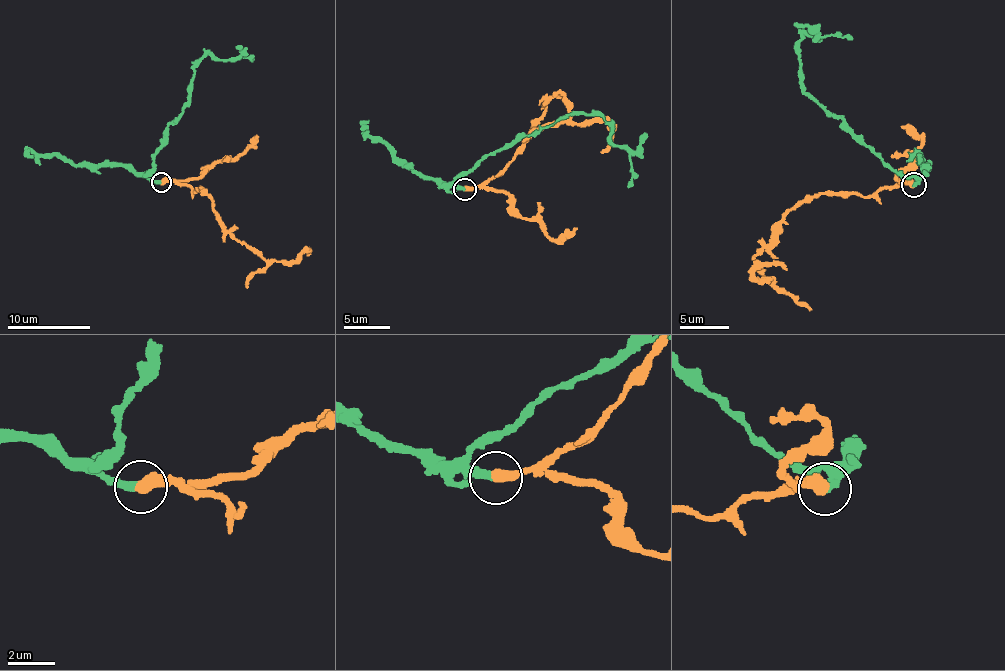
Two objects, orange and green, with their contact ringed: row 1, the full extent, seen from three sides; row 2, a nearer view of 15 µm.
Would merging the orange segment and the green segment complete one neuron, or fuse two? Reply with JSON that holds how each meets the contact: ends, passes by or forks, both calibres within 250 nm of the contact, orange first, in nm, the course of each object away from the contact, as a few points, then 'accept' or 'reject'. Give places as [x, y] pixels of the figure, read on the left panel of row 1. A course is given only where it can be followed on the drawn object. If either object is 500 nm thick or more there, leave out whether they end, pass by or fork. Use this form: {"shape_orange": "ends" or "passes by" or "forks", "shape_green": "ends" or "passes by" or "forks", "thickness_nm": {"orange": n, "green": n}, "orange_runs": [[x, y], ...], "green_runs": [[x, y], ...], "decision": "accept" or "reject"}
{"shape_orange": "ends", "shape_green": "ends", "thickness_nm": {"orange": 480, "green": 320}, "orange_runs": [[161, 183], [178, 180], [192, 191], [204, 188], [234, 237], [266, 260], [298, 258], [309, 250], [308, 255]], "green_runs": [[161, 183], [144, 176], [187, 101], [194, 65], [208, 53], [221, 60], [249, 56], [252, 61]], "decision": "accept"}

